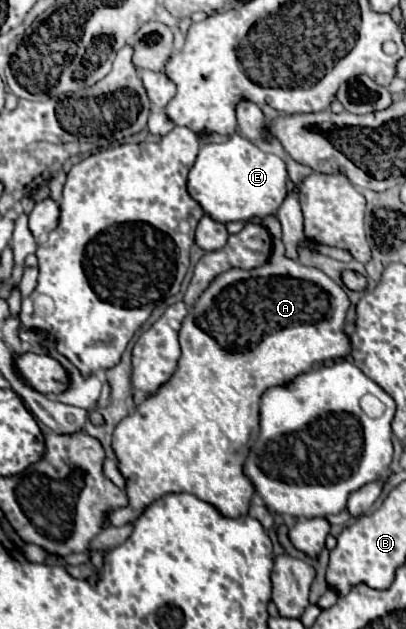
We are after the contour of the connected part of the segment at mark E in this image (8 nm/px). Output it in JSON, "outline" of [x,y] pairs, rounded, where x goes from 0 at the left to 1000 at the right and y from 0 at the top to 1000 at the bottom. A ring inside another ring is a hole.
{"outline":[[[576,213],[547,229],[502,229],[483,261],[463,280],[463,305],[498,328],[498,334],[552,356],[576,350],[611,350],[621,343],[680,343],[709,302],[704,258],[680,245],[640,238],[616,223]]]}

